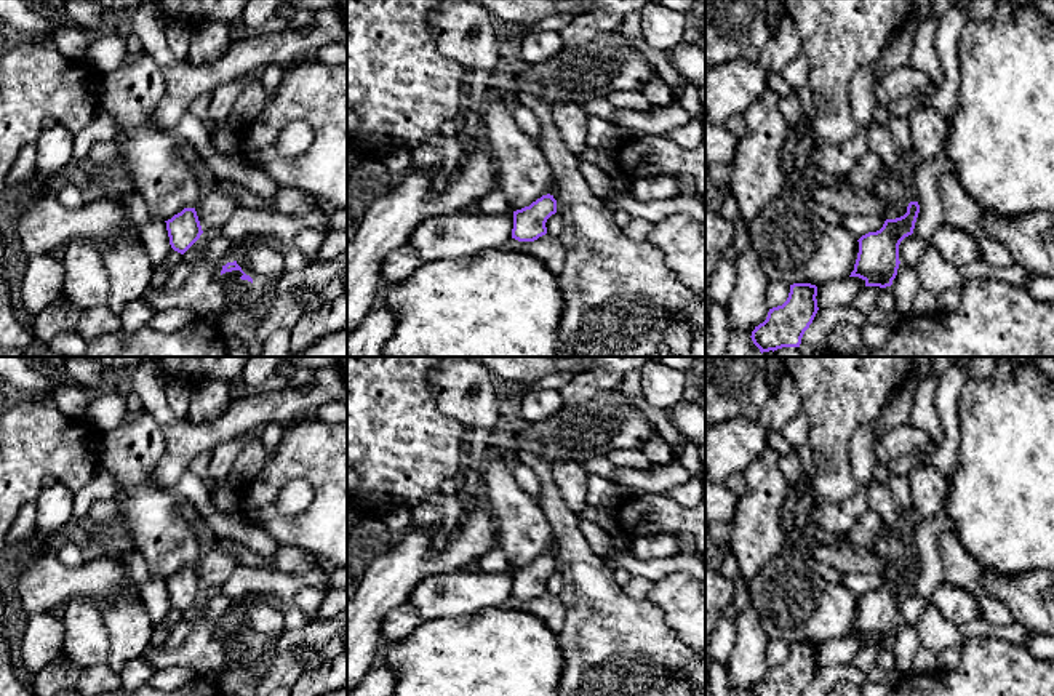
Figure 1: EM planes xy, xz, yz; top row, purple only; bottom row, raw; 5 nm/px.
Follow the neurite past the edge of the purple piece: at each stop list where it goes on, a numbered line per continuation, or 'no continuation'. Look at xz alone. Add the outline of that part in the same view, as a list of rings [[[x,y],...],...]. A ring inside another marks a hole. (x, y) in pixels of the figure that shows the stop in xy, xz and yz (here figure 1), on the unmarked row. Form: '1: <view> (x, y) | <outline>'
no continuation

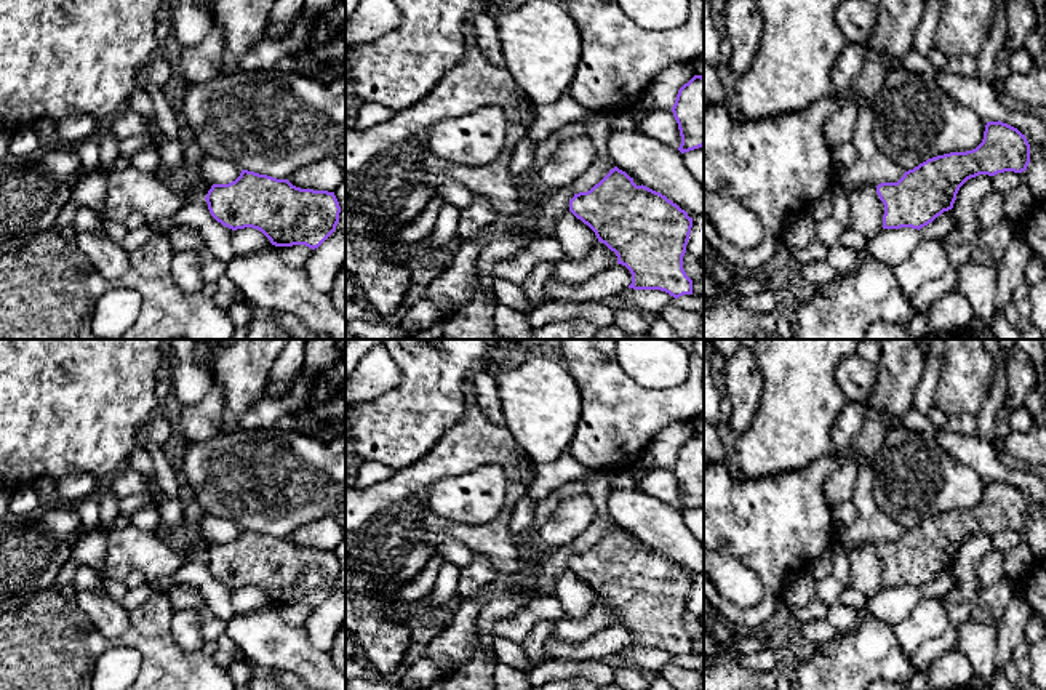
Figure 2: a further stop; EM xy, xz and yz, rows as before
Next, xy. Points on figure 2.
no continuation

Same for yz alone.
no continuation

